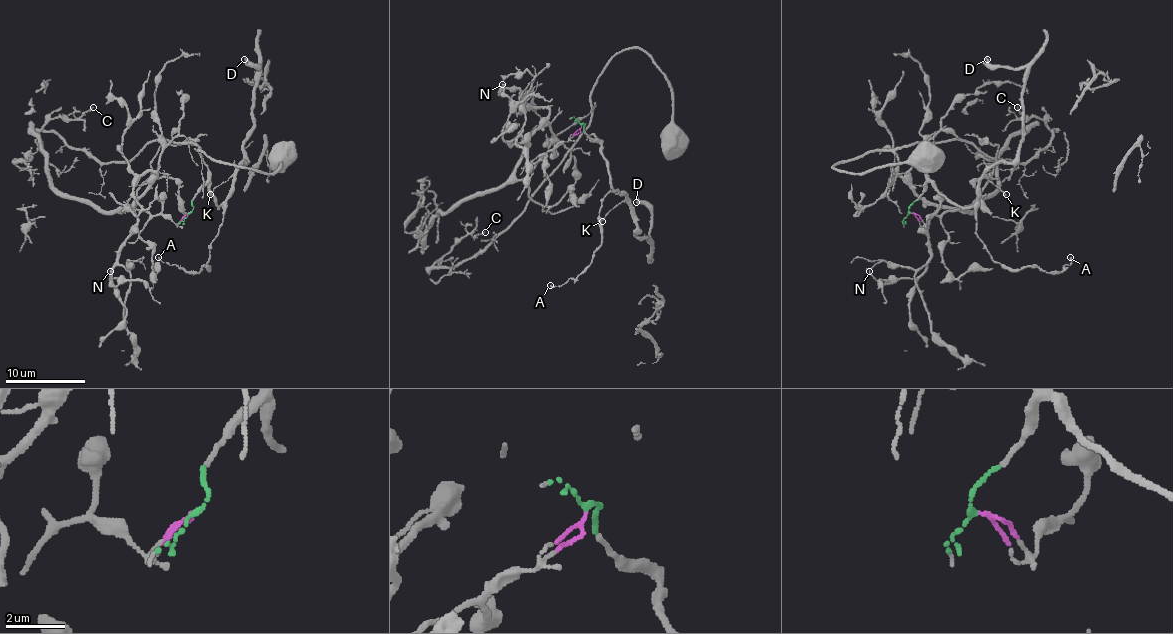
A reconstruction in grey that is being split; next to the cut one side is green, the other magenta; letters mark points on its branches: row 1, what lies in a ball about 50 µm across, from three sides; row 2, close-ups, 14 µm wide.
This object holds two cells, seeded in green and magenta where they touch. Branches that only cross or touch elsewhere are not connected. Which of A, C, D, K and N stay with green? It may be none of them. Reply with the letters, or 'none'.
A, D, K

